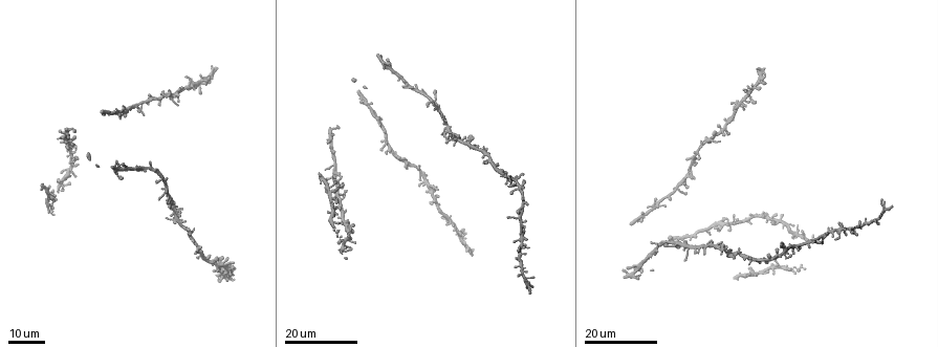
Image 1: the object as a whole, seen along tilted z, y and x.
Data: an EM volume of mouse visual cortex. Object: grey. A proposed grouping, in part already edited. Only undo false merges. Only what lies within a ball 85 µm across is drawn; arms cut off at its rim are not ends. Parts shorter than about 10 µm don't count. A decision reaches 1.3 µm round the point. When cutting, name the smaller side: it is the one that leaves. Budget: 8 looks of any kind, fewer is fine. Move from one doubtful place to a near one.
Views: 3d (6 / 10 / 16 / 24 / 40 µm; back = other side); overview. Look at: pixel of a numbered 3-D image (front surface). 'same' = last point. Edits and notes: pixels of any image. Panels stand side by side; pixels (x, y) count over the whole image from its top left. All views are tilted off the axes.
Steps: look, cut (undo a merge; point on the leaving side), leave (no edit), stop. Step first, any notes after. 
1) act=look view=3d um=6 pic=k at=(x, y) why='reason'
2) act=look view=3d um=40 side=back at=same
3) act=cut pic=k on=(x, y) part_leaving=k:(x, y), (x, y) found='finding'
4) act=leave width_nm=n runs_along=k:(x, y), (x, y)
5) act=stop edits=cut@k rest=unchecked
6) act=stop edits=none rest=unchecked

act=look view=3d um=16 pic=1 at=(723, 249) why='calibre changes'

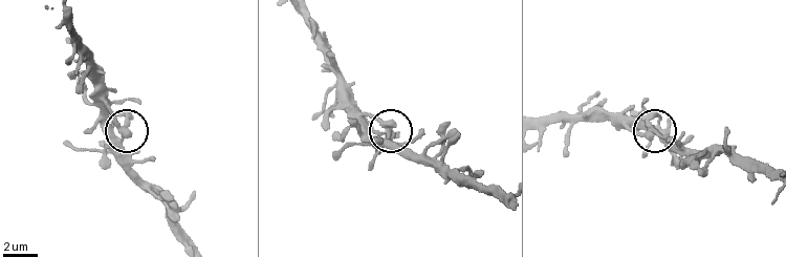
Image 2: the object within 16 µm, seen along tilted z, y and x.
act=look view=3d um=6 pic=2 at=(649, 130)

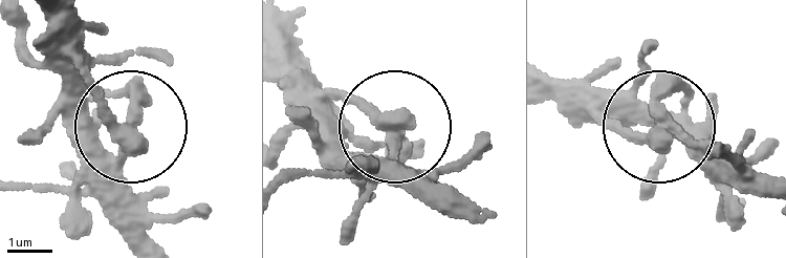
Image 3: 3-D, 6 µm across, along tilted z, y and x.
act=leave arms=3 runs_along=3:(57, 12), (130, 134), (117, 231) found='all the same neuron'

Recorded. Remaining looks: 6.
act=look view=3d um=24 pic=1 at=(783, 223) why='calibre changes'

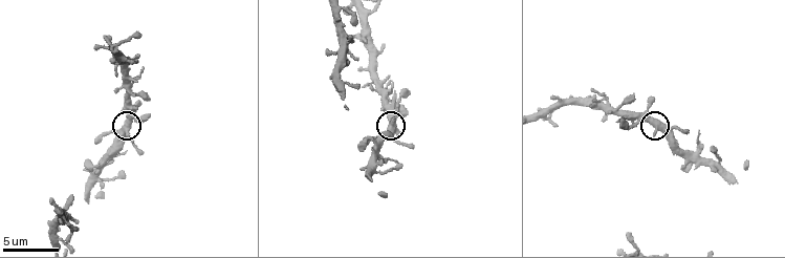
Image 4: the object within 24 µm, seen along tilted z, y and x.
act=look view=3d um=10 pic=4 at=(127, 123)

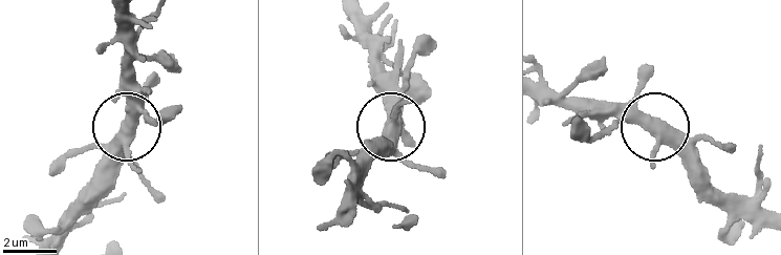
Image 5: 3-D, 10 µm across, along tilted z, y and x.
act=leave width_nm=400 runs_along=5:(115, 14), (127, 69), (126, 136), (92, 177) found='one neuron here'

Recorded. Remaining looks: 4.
act=look view=3d um=10 pic=4 at=(548, 118) why='narrows sharply'

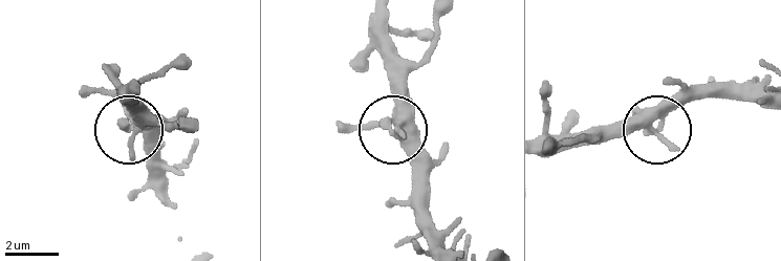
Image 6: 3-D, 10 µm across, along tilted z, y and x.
act=leave found='one neuron here'

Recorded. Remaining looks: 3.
act=look view=3d um=24 pic=1 at=(523, 239) why='calibre changes'

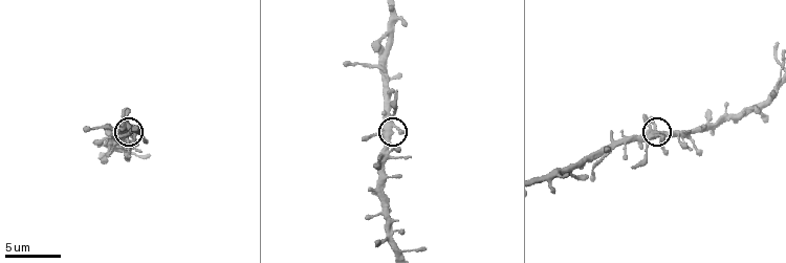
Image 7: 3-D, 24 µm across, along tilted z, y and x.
act=look view=3d um=10 pic=7 at=(385, 128)

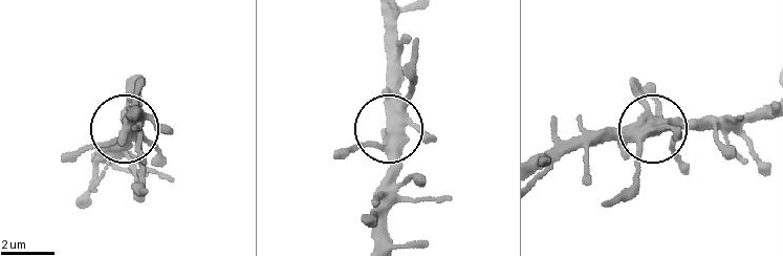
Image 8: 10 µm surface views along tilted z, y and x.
act=leave runs_along=8:(387, 20), (386, 191) found='continuous, no second neuron'

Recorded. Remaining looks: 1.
act=stop edits=none rest=unchecked

